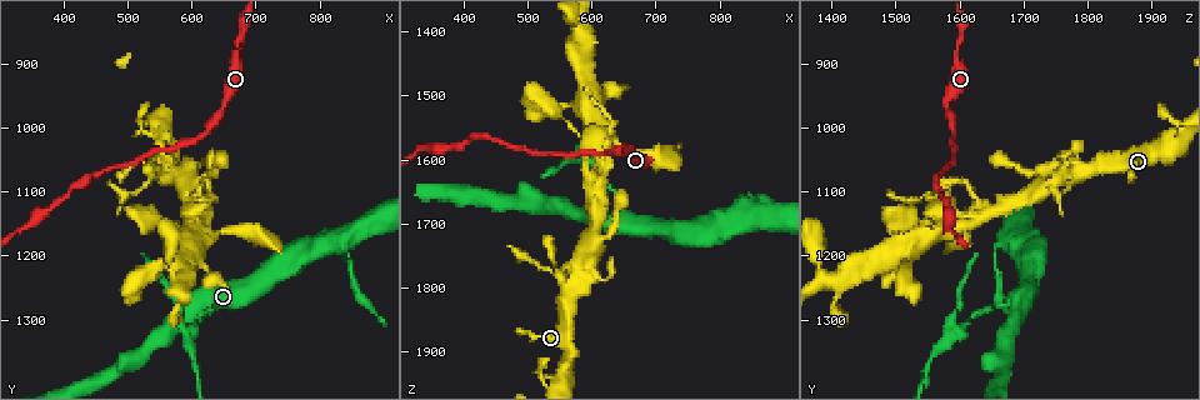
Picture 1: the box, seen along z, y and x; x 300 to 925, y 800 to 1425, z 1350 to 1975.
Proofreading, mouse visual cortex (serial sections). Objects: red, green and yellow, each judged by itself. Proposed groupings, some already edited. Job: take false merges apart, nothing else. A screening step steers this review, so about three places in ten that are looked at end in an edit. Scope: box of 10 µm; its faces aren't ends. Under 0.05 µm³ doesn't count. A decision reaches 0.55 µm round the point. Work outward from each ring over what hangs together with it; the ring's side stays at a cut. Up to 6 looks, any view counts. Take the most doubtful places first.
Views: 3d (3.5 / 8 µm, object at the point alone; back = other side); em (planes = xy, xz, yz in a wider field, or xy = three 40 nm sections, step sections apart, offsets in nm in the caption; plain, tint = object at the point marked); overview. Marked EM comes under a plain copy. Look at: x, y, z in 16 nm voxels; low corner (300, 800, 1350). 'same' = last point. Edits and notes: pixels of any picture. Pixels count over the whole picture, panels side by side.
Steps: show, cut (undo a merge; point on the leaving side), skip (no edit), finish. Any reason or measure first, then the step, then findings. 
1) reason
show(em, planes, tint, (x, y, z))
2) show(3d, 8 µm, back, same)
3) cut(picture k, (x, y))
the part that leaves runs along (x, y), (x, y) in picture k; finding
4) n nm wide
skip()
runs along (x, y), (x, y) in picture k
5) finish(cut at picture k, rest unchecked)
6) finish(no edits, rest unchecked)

show(3d, 8 µm, (600, 1315, 1600))

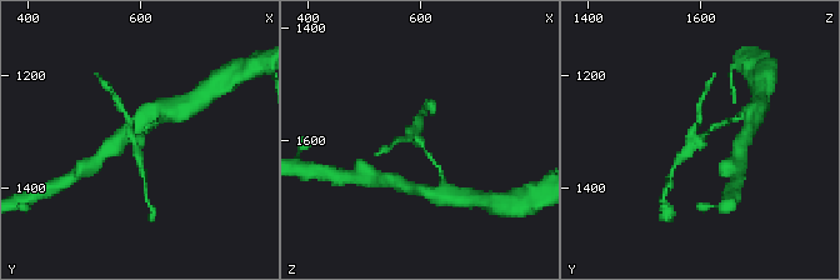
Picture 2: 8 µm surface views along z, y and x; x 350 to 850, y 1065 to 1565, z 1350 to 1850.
show(3d, 3.5 µm, back, same)

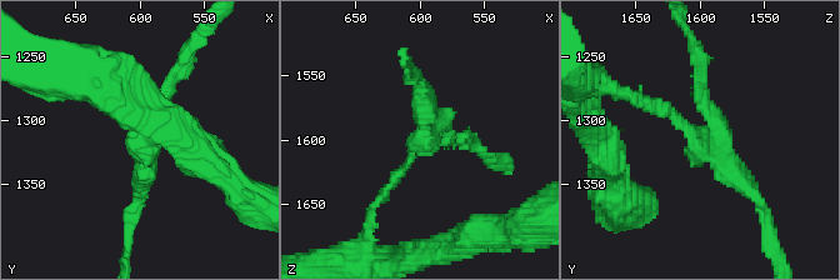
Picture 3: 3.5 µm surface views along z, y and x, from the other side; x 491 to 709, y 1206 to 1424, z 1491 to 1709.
now the EM
show(em, xy, step 1, tint, (598, 1314, 1602))

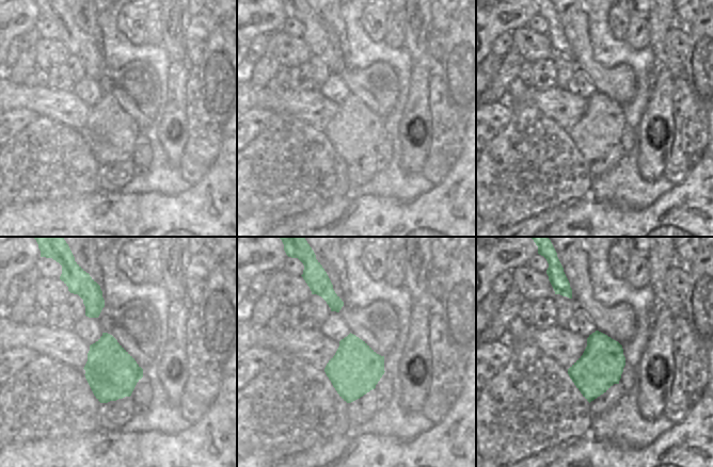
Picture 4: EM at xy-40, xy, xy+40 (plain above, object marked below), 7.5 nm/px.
cut(picture 3, (429, 93))
the part that leaves runs along (425, 129), (421, 90), (406, 64) in picture 3; two cells meet here

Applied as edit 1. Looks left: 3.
small branch off a trunk
show(3d, 8 µm, (610, 1155, 1570))

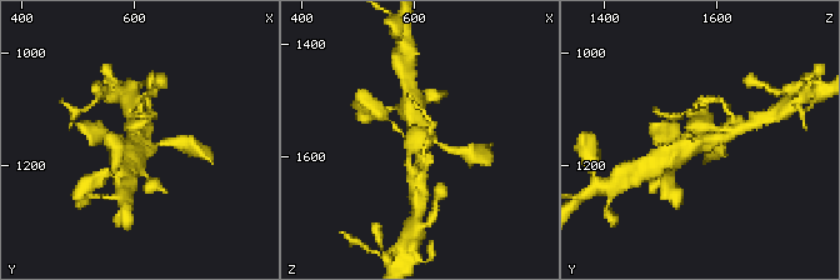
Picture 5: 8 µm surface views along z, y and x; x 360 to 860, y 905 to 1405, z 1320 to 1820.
now the EM
show(em, xy, step 1, tint, same)

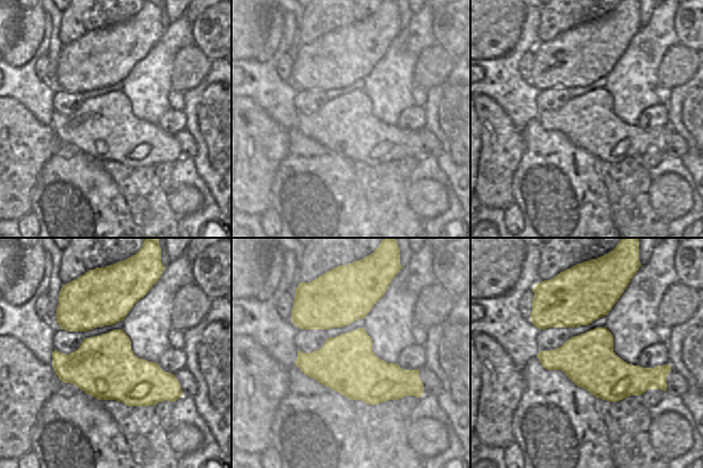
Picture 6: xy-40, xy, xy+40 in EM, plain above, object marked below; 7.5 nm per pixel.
skip()
runs along (731, 126), (671, 156) in picture 5; continuous, no second cell

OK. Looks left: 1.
sudden change in width
show(3d, 3.5 µm, back, (615, 1015, 1590))

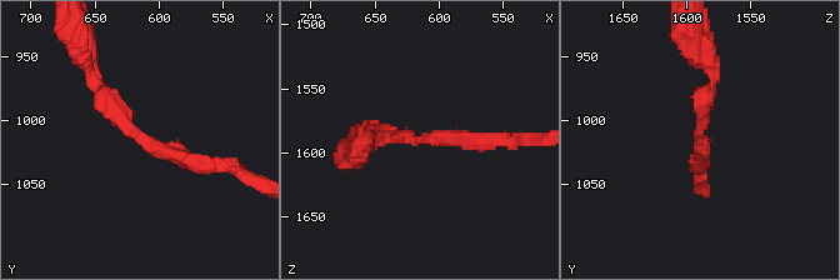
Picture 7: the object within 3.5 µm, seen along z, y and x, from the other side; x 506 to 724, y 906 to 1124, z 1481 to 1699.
skip()
runs along (91, 70), (141, 139), (214, 165) in picture 7; one cell here

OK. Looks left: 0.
finish(cut at picture 3, rest unchecked)

